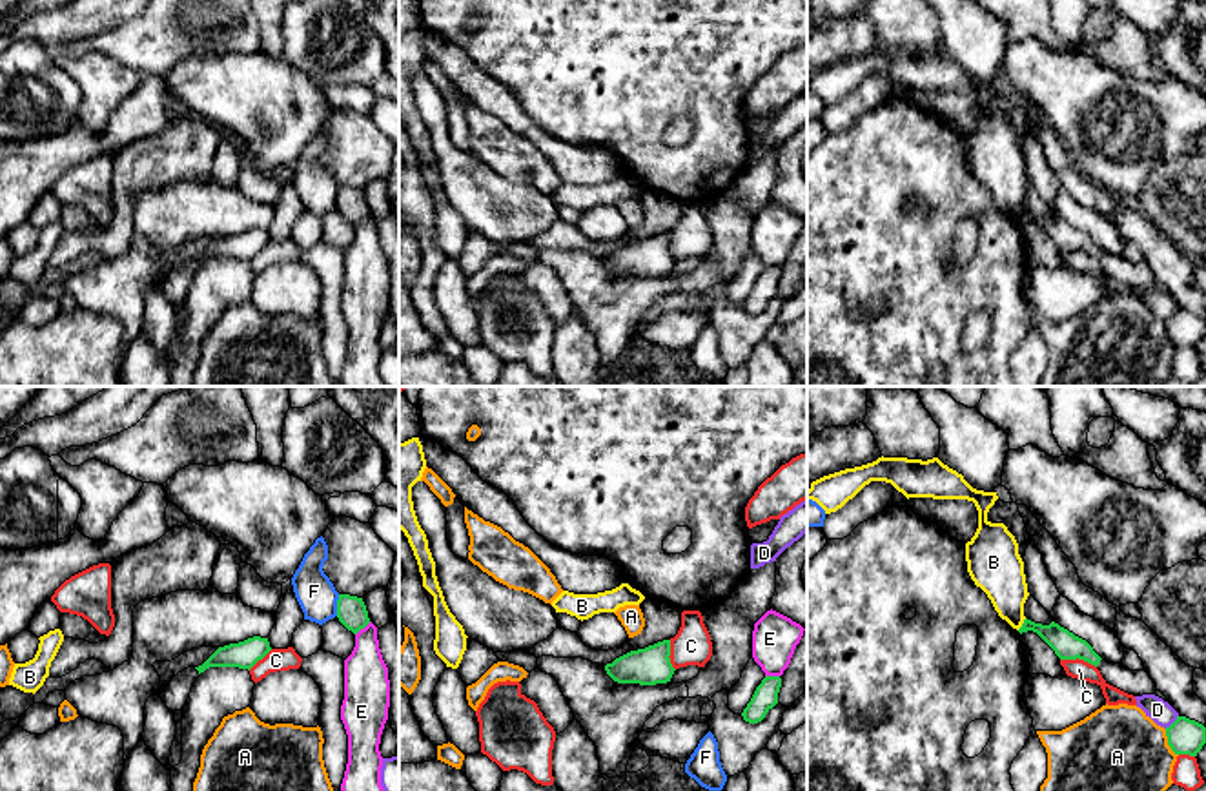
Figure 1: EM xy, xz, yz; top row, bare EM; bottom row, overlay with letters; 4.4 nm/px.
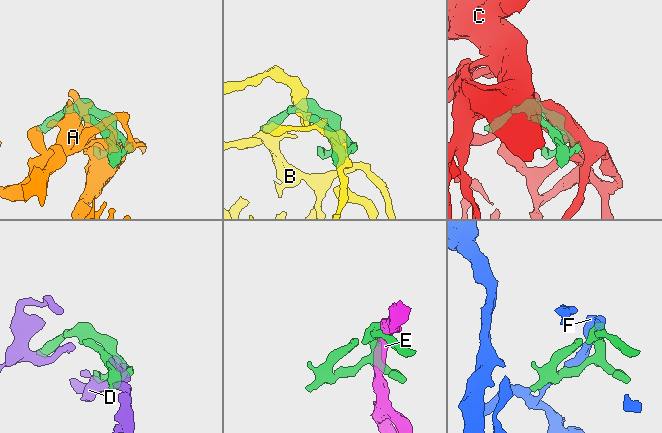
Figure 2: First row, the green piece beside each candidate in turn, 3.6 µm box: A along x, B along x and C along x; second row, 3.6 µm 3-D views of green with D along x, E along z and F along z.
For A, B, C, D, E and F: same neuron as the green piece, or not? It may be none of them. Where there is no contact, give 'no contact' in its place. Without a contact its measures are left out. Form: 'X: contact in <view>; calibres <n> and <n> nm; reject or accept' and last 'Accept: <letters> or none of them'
A: contact in yz; calibres 160 and 480 nm; reject
B: contact in yz; calibres 120 and 220 nm; reject
C: contact in yz; calibres 120 and 90 nm; reject
D: contact in yz; calibres 160 and 100 nm; reject
E: contact in xy; calibres 130 and 200 nm; reject
F: contact in xy; calibres 130 and 170 nm; reject
Accept: none of them

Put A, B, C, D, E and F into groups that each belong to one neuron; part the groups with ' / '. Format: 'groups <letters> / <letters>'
groups A / B / C / D / E / F

